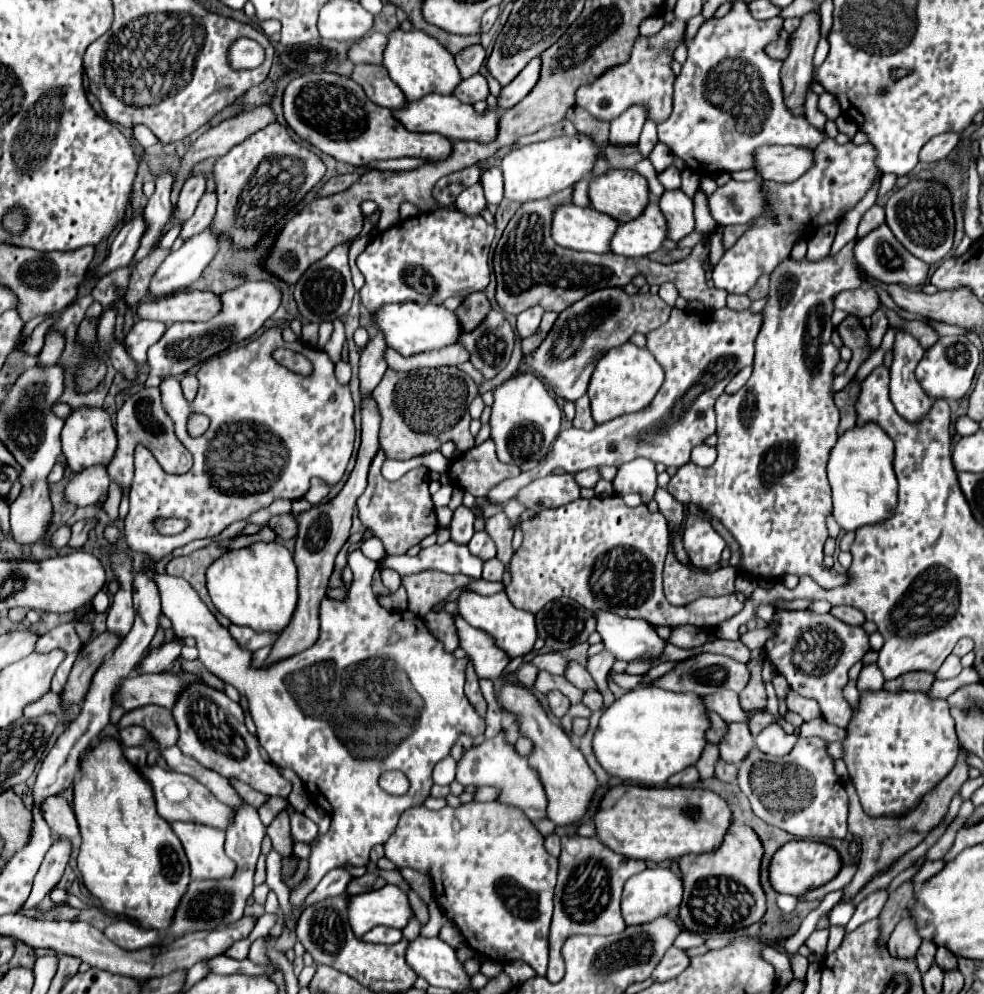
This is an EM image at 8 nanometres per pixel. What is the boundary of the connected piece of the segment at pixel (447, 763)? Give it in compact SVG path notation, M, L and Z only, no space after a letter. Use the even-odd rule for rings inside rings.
M447 755L445 759L441 759L435 769L433 769L433 781L437 785L449 785L455 779L455 759L451 755Z

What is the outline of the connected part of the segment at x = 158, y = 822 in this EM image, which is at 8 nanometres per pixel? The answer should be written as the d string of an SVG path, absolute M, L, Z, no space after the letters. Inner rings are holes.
M103 737L95 747L83 753L81 761L79 779L73 785L73 811L83 839L77 855L83 883L101 901L103 909L137 919L143 927L165 927L189 883L189 863L181 841L171 825L157 813L151 783L129 759L125 759L119 739Z

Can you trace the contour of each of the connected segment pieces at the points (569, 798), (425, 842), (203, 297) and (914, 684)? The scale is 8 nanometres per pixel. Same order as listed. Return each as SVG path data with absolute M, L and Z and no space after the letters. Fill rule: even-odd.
M509 683L503 687L503 691L499 695L499 703L519 717L521 733L531 737L535 743L535 749L531 753L531 767L535 767L539 771L539 775L543 779L543 787L547 791L547 799L549 799L547 817L559 827L577 825L587 815L589 805L599 787L597 777L595 777L593 769L589 767L585 755L581 753L581 749L577 749L571 743L569 735L559 725L555 725L555 723L551 723L551 719L547 719L547 713L541 709L537 699L527 689Z
M471 801L459 807L443 807L439 811L429 811L425 807L407 809L401 815L395 833L385 843L385 857L399 869L409 867L431 877L437 903L447 909L447 917L457 925L475 953L497 963L525 961L537 971L537 975L545 975L549 953L547 937L559 862L547 853L543 843L545 837L529 819L523 819L523 815L511 815L511 811L503 811L503 807L495 801ZM435 869L441 869L441 877L437 881Z
M179 291L167 299L153 299L139 303L139 317L163 323L177 321L209 321L221 311L221 295L209 291Z
M911 671L907 675L901 675L899 679L891 679L887 681L883 687L889 691L899 691L903 689L929 689L935 681L935 673L929 671Z

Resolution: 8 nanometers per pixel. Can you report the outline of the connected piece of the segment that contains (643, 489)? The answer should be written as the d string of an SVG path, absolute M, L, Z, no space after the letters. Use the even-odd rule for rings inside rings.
M633 459L629 463L619 465L617 475L613 479L613 489L617 495L641 493L643 503L649 503L653 499L653 491L657 489L655 465L647 459Z

